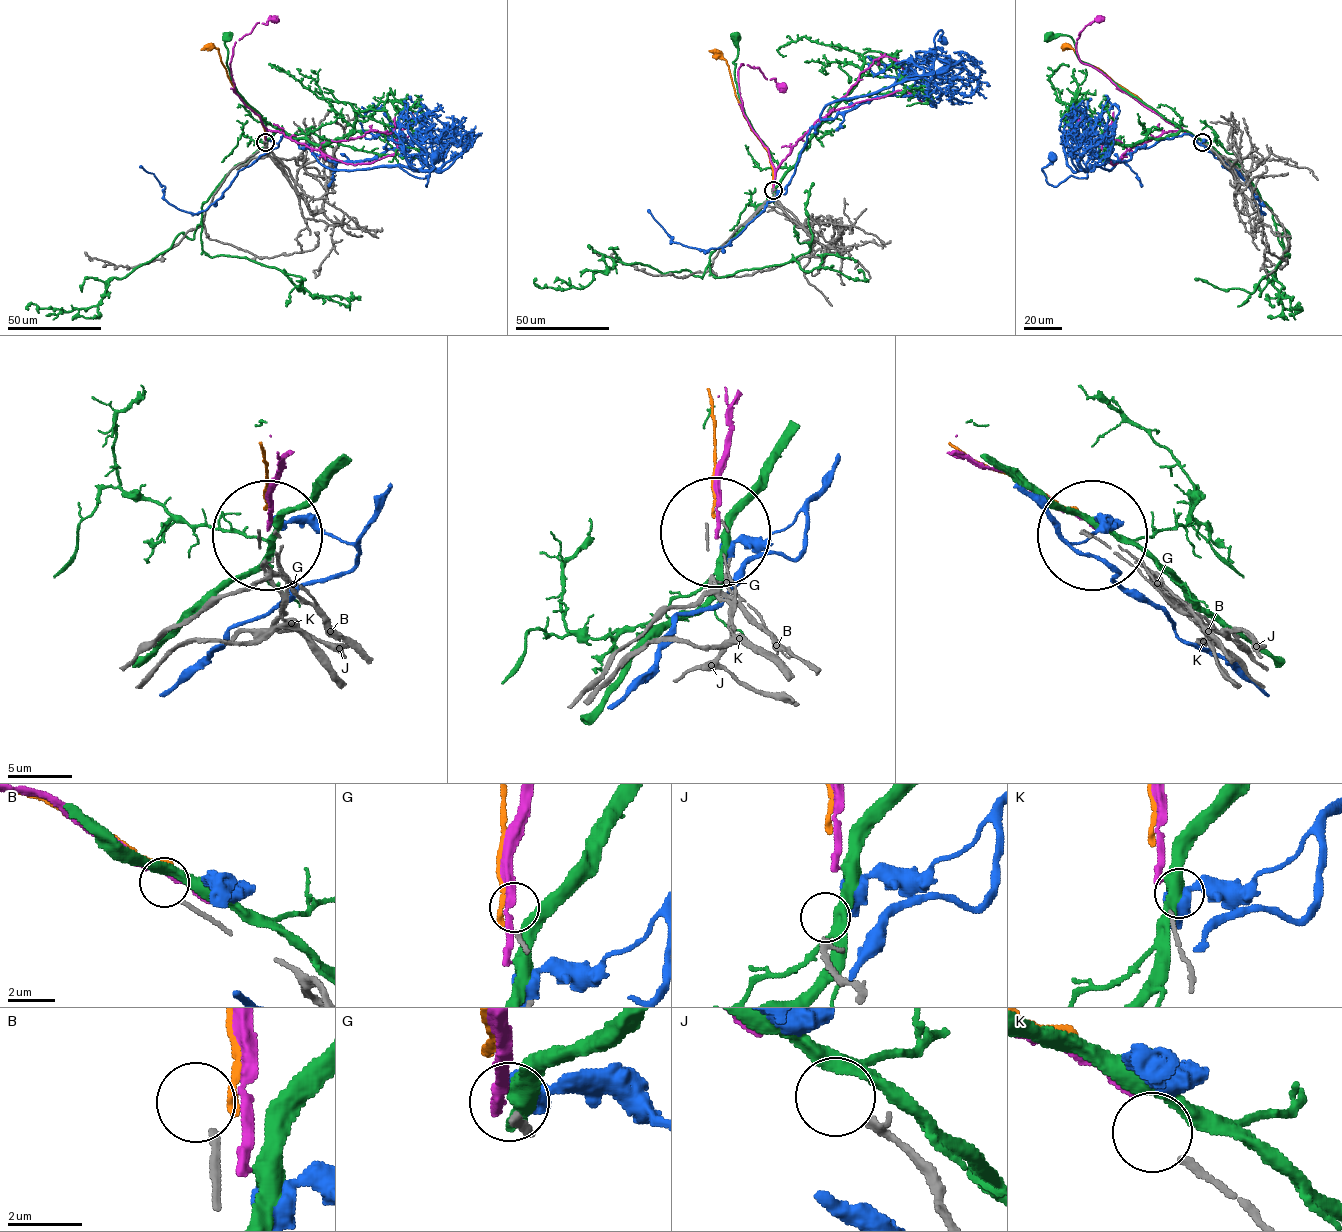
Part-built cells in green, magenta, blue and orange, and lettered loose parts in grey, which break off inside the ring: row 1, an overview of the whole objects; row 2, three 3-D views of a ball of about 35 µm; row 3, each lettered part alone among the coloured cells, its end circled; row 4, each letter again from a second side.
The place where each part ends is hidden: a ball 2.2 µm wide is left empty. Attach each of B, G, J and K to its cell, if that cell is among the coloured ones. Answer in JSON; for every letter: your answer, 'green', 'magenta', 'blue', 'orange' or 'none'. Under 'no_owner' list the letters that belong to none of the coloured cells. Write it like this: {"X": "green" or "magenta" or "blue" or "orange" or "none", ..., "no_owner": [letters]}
{"B": "none", "G": "none", "J": "none", "K": "none", "no_owner": ["B", "G", "J", "K"]}

